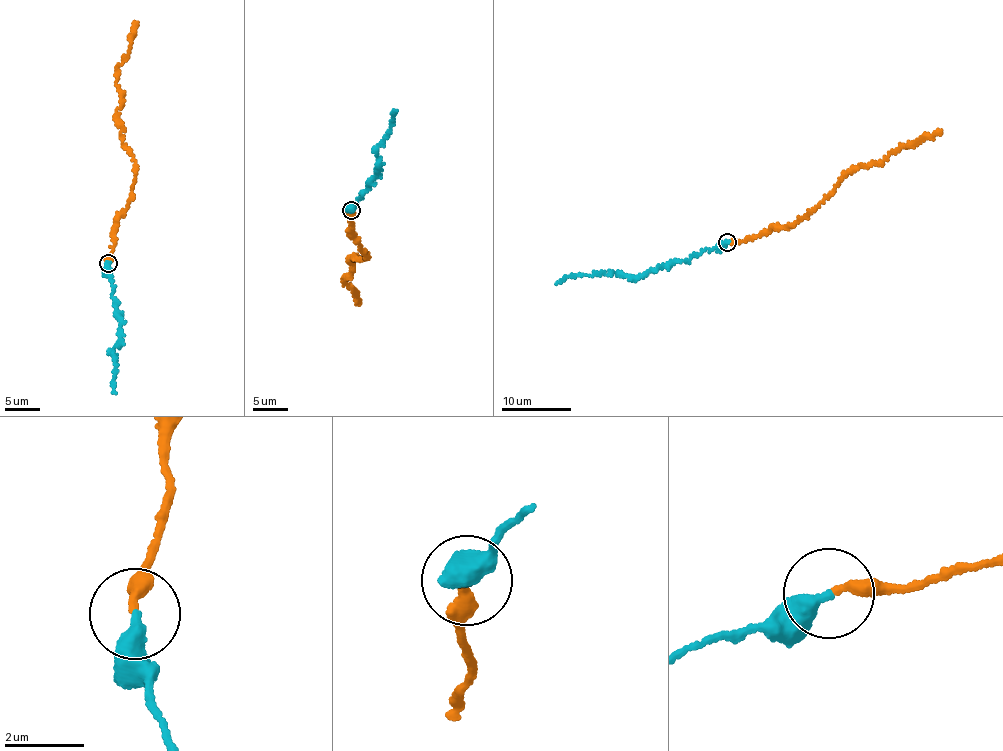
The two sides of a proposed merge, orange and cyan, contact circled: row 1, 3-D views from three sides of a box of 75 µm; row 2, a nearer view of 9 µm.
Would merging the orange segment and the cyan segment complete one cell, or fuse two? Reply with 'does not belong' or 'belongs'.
does not belong

